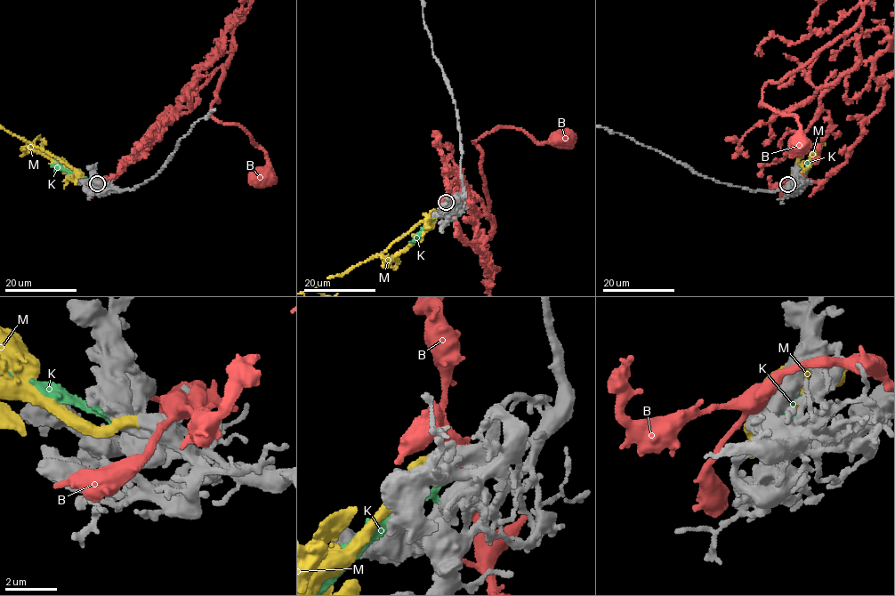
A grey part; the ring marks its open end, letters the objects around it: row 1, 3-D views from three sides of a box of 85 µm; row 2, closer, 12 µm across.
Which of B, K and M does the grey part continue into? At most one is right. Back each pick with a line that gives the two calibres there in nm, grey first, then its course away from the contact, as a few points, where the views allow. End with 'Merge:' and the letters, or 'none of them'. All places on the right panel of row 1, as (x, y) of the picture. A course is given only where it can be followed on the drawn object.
M: calibres 440 and 400 nm
Merge: M

